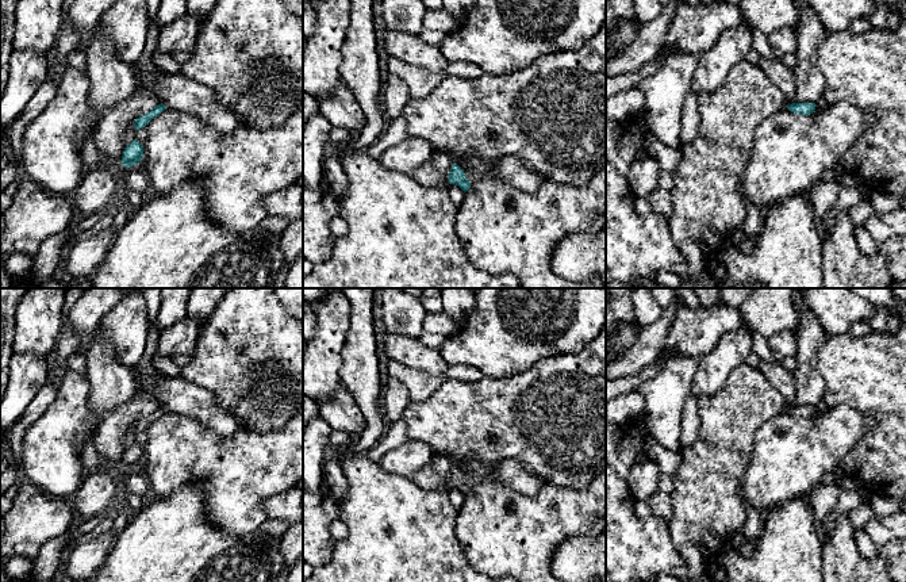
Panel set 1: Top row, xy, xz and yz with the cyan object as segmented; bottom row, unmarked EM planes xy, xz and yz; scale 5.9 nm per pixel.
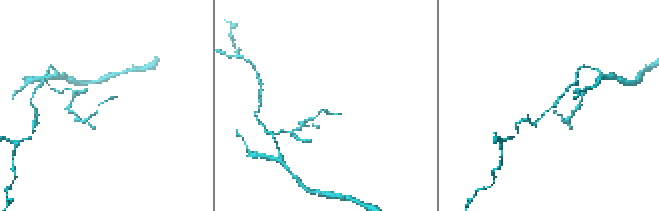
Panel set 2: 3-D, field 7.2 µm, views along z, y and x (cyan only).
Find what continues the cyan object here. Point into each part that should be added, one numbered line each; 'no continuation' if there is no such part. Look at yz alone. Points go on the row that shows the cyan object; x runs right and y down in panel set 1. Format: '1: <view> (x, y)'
1: yz (790, 152)

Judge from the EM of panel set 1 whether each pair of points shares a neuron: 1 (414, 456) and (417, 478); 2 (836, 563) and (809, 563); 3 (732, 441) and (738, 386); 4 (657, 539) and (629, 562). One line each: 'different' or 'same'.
1: different
2: different
3: same
4: same

